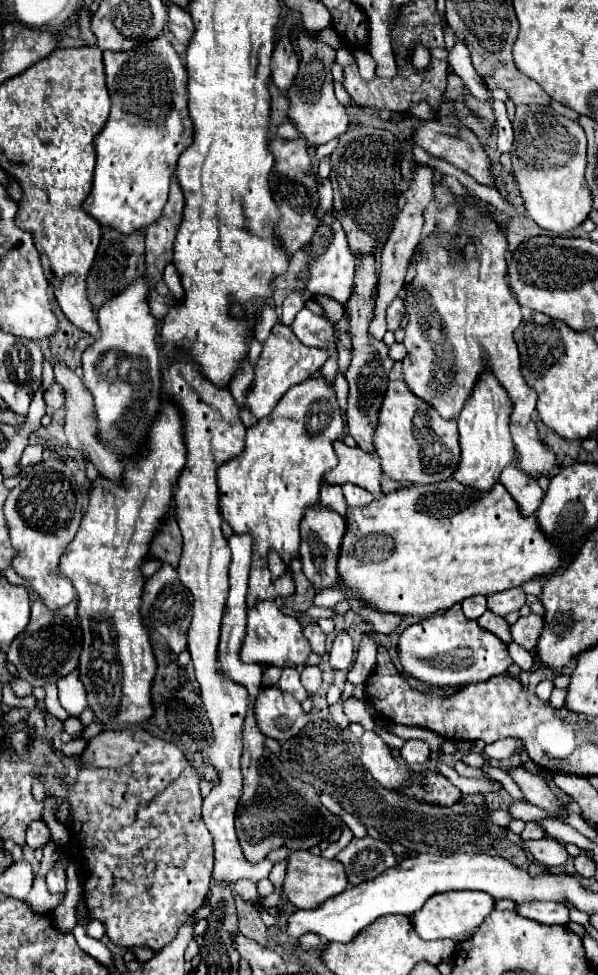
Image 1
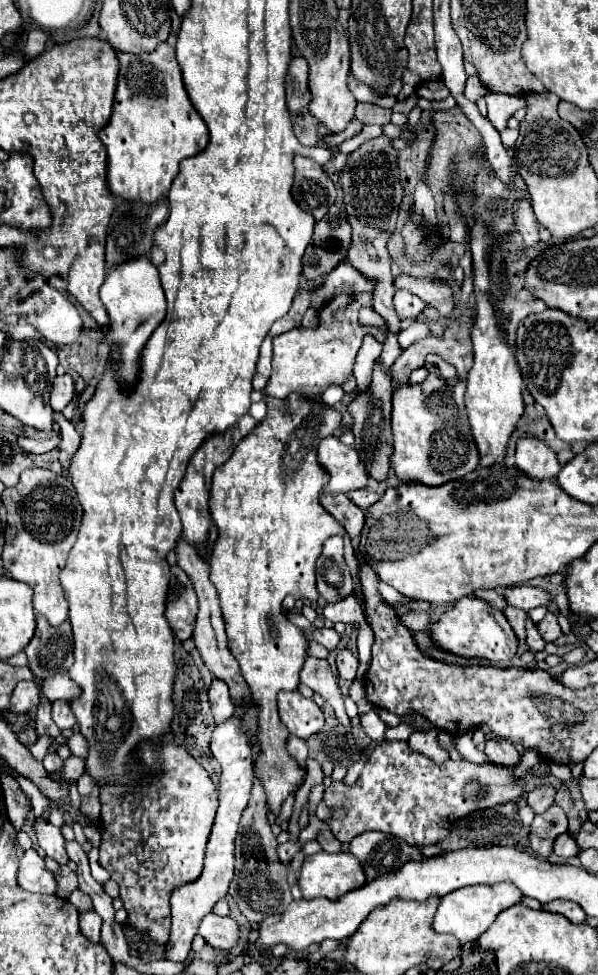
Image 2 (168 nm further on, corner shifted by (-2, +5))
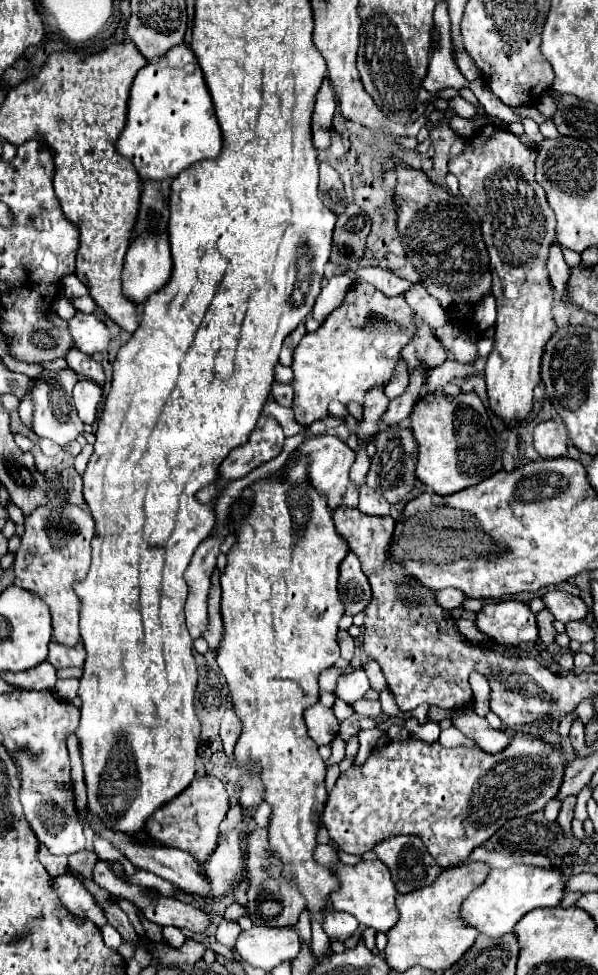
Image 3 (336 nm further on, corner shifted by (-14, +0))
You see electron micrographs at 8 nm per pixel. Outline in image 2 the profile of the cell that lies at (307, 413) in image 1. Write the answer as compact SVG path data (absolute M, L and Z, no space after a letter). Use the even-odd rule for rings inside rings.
M293 395L289 401L291 415L285 413L285 403L275 401L275 397L265 397L267 417L263 423L255 427L233 451L233 455L215 469L211 495L209 495L209 511L211 519L219 529L219 537L211 547L211 583L219 593L219 605L223 609L225 631L229 637L229 649L233 657L239 661L241 675L247 681L251 701L257 707L257 731L255 735L243 725L243 733L259 743L259 755L255 759L255 775L263 783L267 793L267 809L273 815L281 813L283 801L293 795L305 781L305 769L287 753L287 727L279 721L277 715L277 693L295 691L299 687L299 671L309 657L309 637L301 627L291 623L287 615L283 615L283 599L293 595L295 599L309 599L315 603L319 599L317 593L317 577L315 563L319 553L323 551L323 541L333 535L341 535L349 541L347 531L321 507L319 495L323 485L327 485L327 475L319 469L317 463L317 445L323 437L333 435L341 427L341 413L327 405L315 405L303 397ZM269 621L277 627L277 635L271 637Z

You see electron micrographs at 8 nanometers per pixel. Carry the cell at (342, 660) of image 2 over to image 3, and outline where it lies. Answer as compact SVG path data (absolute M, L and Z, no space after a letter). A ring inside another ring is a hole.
M355 668L349 674L339 678L335 696L339 696L345 702L355 702L355 700L361 700L367 690L369 690L369 680L367 680L365 670L363 668Z

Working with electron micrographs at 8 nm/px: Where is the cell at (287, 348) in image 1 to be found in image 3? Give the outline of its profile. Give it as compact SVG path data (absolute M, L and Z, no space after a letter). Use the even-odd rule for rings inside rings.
M355 282L343 304L329 314L319 330L305 334L293 352L291 388L295 398L291 408L297 422L309 426L315 420L327 418L331 400L339 400L341 404L355 400L363 404L371 386L389 382L401 348L411 340L411 334L415 334L415 326L411 326L411 310L403 296L387 298L375 286Z

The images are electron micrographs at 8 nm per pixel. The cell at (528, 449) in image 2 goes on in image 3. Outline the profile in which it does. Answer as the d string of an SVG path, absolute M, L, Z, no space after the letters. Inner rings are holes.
M561 420L541 422L533 434L533 446L537 454L545 460L565 458L567 456L567 430Z

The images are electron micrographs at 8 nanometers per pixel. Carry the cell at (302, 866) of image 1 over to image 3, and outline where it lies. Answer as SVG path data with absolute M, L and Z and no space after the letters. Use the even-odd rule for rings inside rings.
M373 860L373 862L359 862L355 866L345 866L339 862L337 868L333 870L333 874L339 880L339 890L329 894L329 900L335 910L353 914L359 920L359 924L371 926L377 932L387 932L391 926L395 926L395 922L397 922L397 910L395 910L397 890L391 880L391 874L387 874L387 866L383 866L383 862Z

